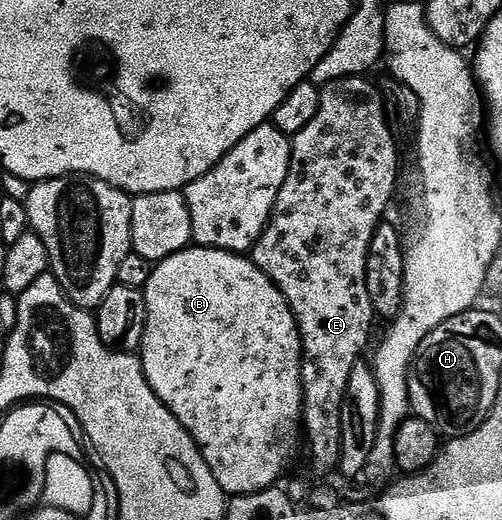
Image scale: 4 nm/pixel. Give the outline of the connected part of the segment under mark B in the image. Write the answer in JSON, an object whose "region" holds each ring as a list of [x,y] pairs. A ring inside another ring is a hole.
{"region":[[[194,244],[169,256],[163,262],[154,263],[149,276],[149,284],[142,291],[147,319],[145,320],[141,357],[143,371],[155,395],[166,404],[171,415],[191,435],[195,445],[203,453],[205,464],[213,472],[219,487],[223,489],[224,495],[256,494],[259,490],[274,487],[278,483],[275,481],[282,476],[287,461],[294,456],[295,449],[301,446],[299,433],[303,416],[303,381],[301,380],[303,338],[299,335],[299,325],[293,316],[291,305],[285,300],[283,293],[273,284],[273,280],[269,280],[269,276],[265,276],[265,272],[261,272],[261,268],[255,266],[250,257],[232,254],[230,250],[218,250]]]}

